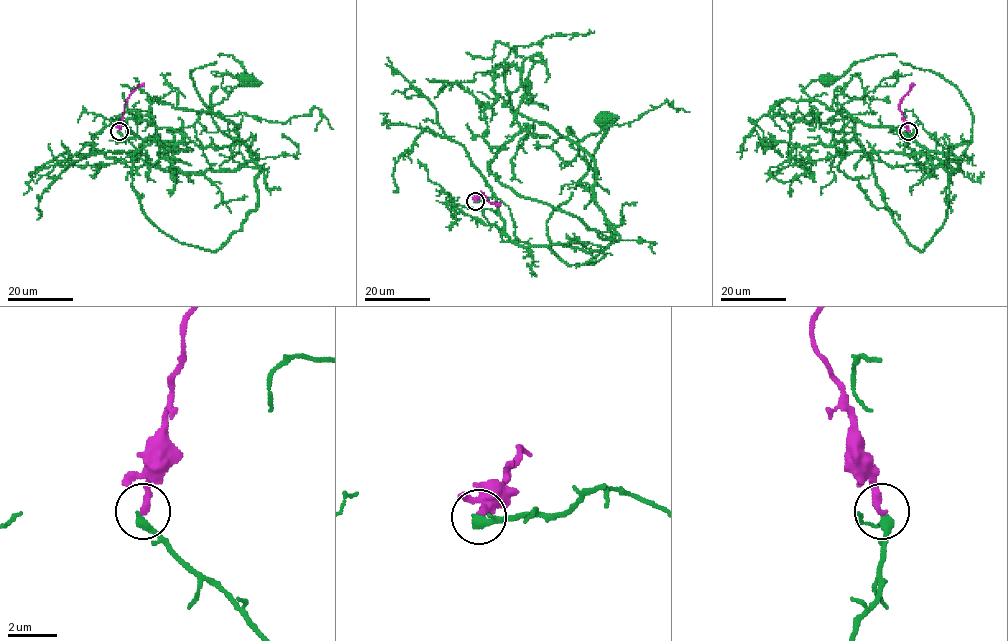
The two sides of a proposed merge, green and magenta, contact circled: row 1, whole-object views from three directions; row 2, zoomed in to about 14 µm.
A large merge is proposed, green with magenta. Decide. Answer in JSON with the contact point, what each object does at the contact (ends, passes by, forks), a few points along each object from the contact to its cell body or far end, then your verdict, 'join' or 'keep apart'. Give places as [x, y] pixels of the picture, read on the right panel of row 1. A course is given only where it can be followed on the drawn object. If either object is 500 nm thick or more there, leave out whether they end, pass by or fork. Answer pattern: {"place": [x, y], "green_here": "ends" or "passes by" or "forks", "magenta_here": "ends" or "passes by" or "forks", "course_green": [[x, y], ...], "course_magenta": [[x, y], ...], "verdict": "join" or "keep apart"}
{"place": [908, 131], "green_here": "ends", "magenta_here": "ends", "course_green": [[908, 131], [905, 154], [935, 156], [952, 173], [972, 140], [973, 114], [954, 86], [894, 54], [826, 80]], "course_magenta": [[908, 131], [899, 104], [912, 83]], "verdict": "keep apart"}

